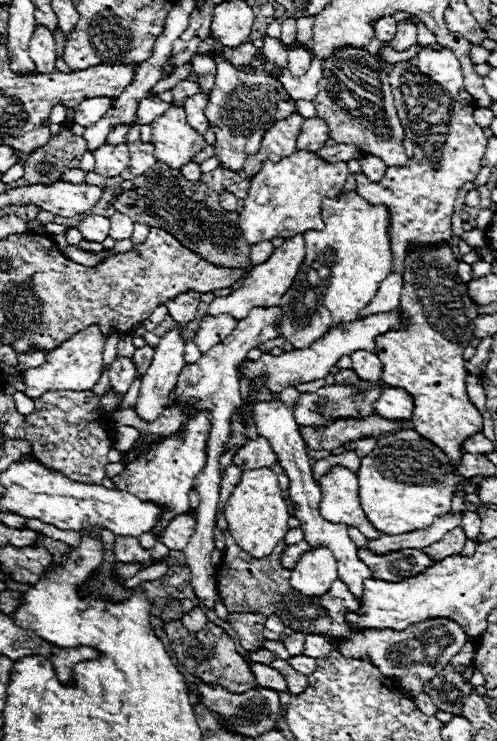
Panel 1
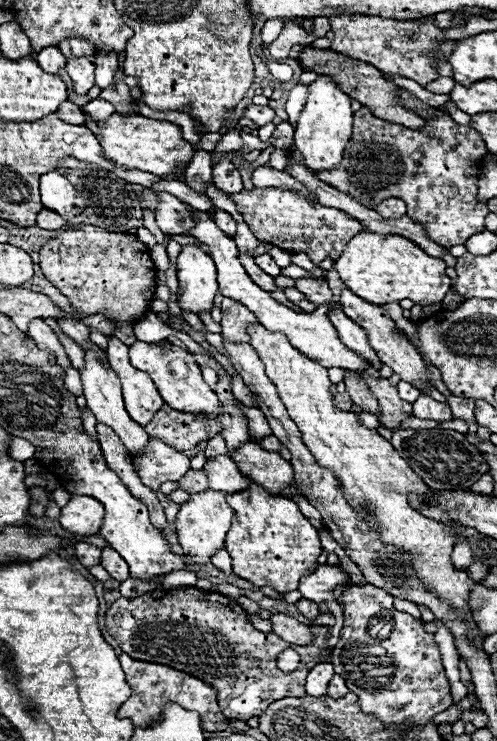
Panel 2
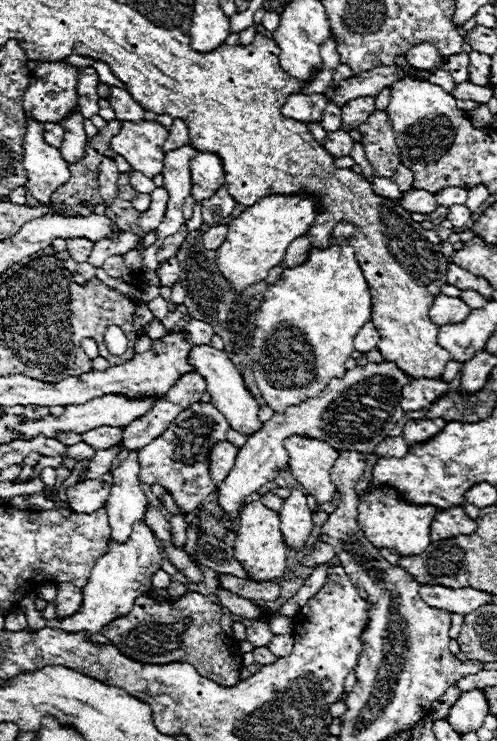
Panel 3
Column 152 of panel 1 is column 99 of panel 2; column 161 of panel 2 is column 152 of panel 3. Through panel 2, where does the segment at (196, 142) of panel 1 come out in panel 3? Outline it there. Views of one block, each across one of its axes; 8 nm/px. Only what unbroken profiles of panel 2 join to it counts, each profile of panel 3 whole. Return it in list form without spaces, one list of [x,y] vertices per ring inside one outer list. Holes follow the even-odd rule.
[[[124,122],[120,132],[112,138],[110,148],[124,156],[134,170],[152,178],[164,168],[162,144],[166,138],[168,130],[158,122]]]

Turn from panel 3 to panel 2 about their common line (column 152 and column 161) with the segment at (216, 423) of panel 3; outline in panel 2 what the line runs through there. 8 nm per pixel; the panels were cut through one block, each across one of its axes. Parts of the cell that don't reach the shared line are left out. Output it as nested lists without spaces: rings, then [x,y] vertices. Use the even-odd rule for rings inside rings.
[[[150,438],[140,452],[140,462],[132,464],[142,484],[150,490],[158,490],[164,482],[176,482],[190,470],[190,458],[158,438]]]

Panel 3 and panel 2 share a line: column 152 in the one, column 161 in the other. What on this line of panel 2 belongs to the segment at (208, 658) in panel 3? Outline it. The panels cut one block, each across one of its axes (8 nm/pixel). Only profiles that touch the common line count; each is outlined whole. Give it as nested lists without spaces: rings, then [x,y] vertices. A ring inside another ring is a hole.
[[[194,586],[192,588],[170,590],[160,600],[152,600],[148,594],[144,594],[140,598],[134,598],[134,600],[118,598],[106,612],[106,630],[118,642],[122,652],[128,654],[130,658],[144,660],[144,662],[166,664],[170,668],[176,668],[176,670],[186,672],[186,674],[192,674],[192,676],[204,680],[206,684],[214,686],[218,690],[218,702],[220,702],[222,714],[228,720],[248,720],[252,716],[260,716],[276,700],[290,698],[290,696],[302,698],[306,694],[304,684],[306,684],[308,672],[284,674],[284,672],[280,672],[276,668],[276,658],[278,658],[278,654],[282,650],[292,648],[292,650],[296,650],[300,654],[300,668],[302,670],[310,670],[314,664],[320,662],[320,660],[316,660],[316,656],[322,652],[326,636],[330,632],[330,628],[312,626],[314,640],[312,640],[310,646],[288,644],[286,640],[282,640],[274,632],[264,634],[264,632],[256,630],[248,622],[248,614],[236,602],[228,600],[228,596],[222,596],[222,594],[216,594],[216,592],[198,590]],[[250,658],[256,658],[258,666],[250,666]]]

